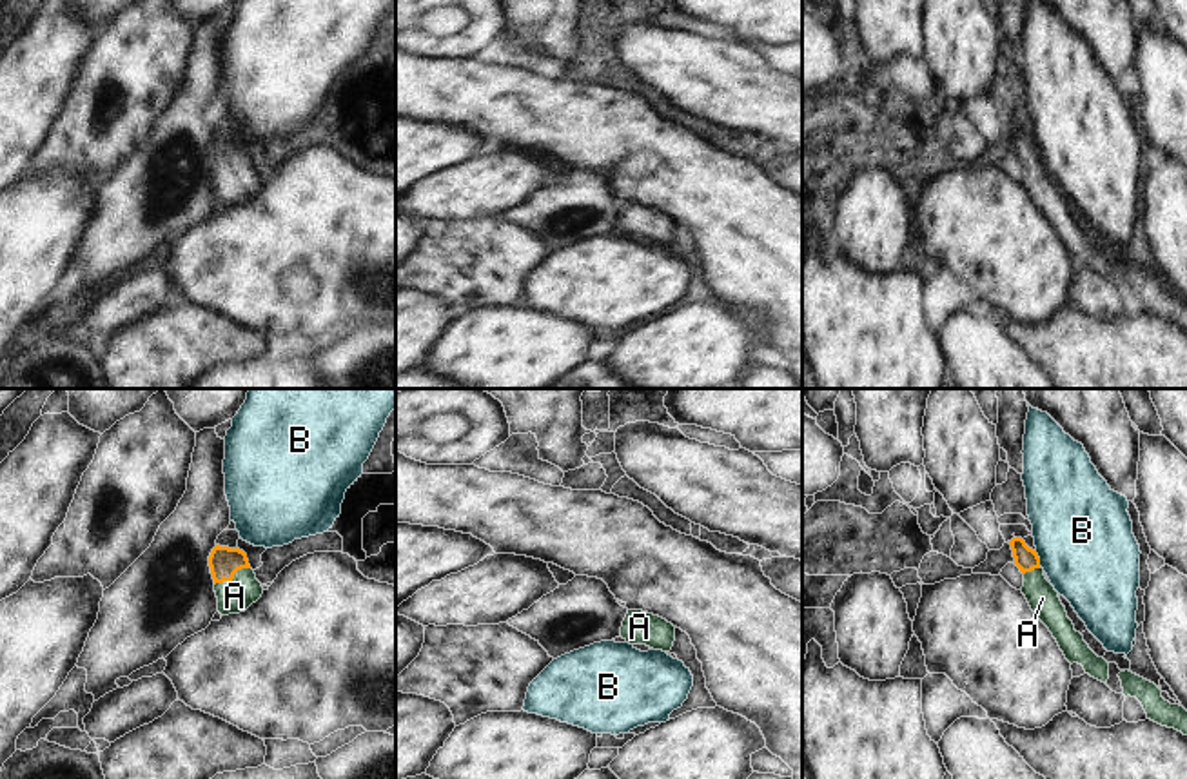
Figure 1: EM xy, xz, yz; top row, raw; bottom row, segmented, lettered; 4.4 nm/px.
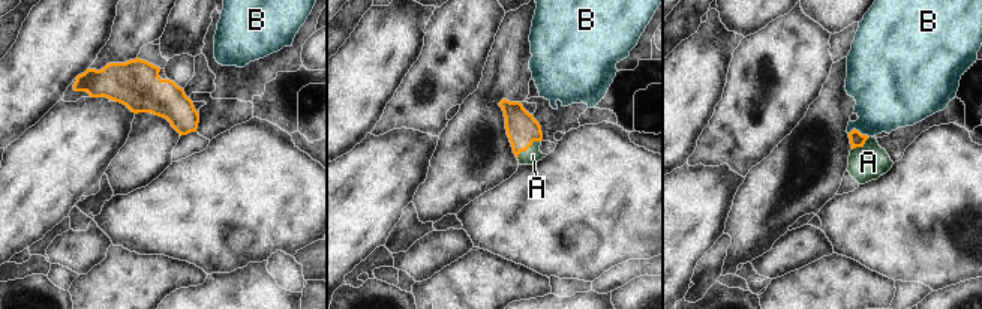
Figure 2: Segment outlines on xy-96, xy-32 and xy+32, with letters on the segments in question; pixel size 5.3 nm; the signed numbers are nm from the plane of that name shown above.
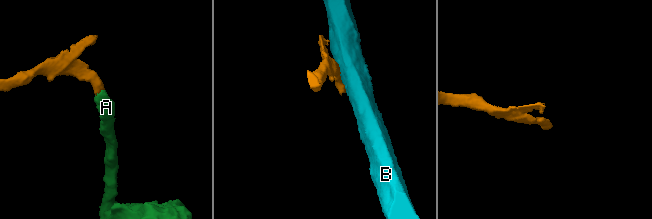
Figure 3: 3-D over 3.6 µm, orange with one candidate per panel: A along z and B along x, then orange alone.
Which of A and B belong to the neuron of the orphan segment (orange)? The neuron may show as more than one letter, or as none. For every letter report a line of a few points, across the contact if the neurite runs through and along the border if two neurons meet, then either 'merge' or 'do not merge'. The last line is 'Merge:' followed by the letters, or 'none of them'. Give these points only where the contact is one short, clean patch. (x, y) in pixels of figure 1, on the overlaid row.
A: line xy (224, 562), (233, 578), (235, 596); merge
B: line yz (1035, 551), (1040, 565); do not merge
Merge: A

